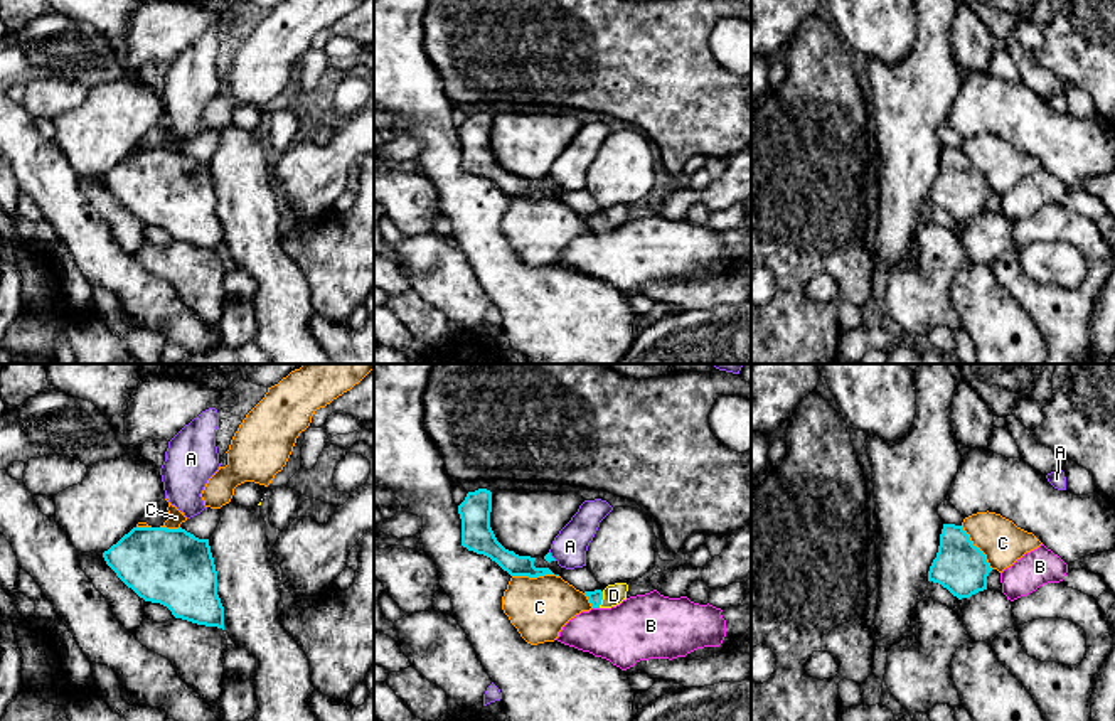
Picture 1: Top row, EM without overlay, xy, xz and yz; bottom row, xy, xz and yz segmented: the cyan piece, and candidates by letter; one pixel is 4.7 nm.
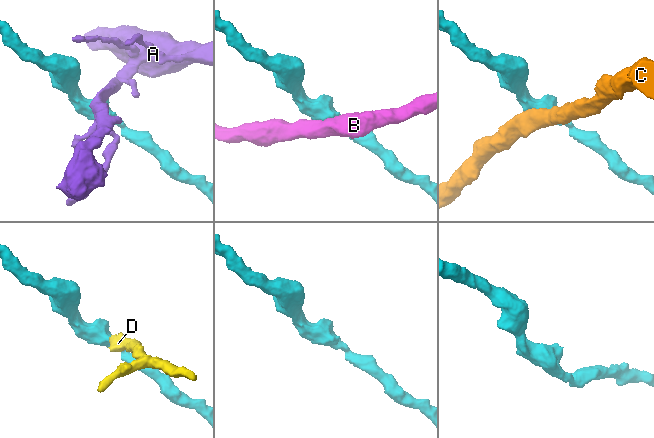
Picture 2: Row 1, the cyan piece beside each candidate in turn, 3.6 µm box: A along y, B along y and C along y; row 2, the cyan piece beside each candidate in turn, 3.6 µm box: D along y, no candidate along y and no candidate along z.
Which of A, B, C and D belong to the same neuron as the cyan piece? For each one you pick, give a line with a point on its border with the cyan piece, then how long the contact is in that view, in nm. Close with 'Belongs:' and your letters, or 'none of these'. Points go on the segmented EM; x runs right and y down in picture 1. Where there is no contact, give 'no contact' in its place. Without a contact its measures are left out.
D: xz (602, 598) | 80 nm
Belongs: D

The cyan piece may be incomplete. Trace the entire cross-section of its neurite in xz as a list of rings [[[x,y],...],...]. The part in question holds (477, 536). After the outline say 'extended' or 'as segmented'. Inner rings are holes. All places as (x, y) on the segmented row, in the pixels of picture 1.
[[[478,489],[468,492],[458,505],[461,519],[461,546],[477,554],[483,554],[495,561],[510,576],[537,578],[554,574],[549,568],[536,568],[536,558],[519,556],[505,549],[490,527],[492,492]]] | as segmented

